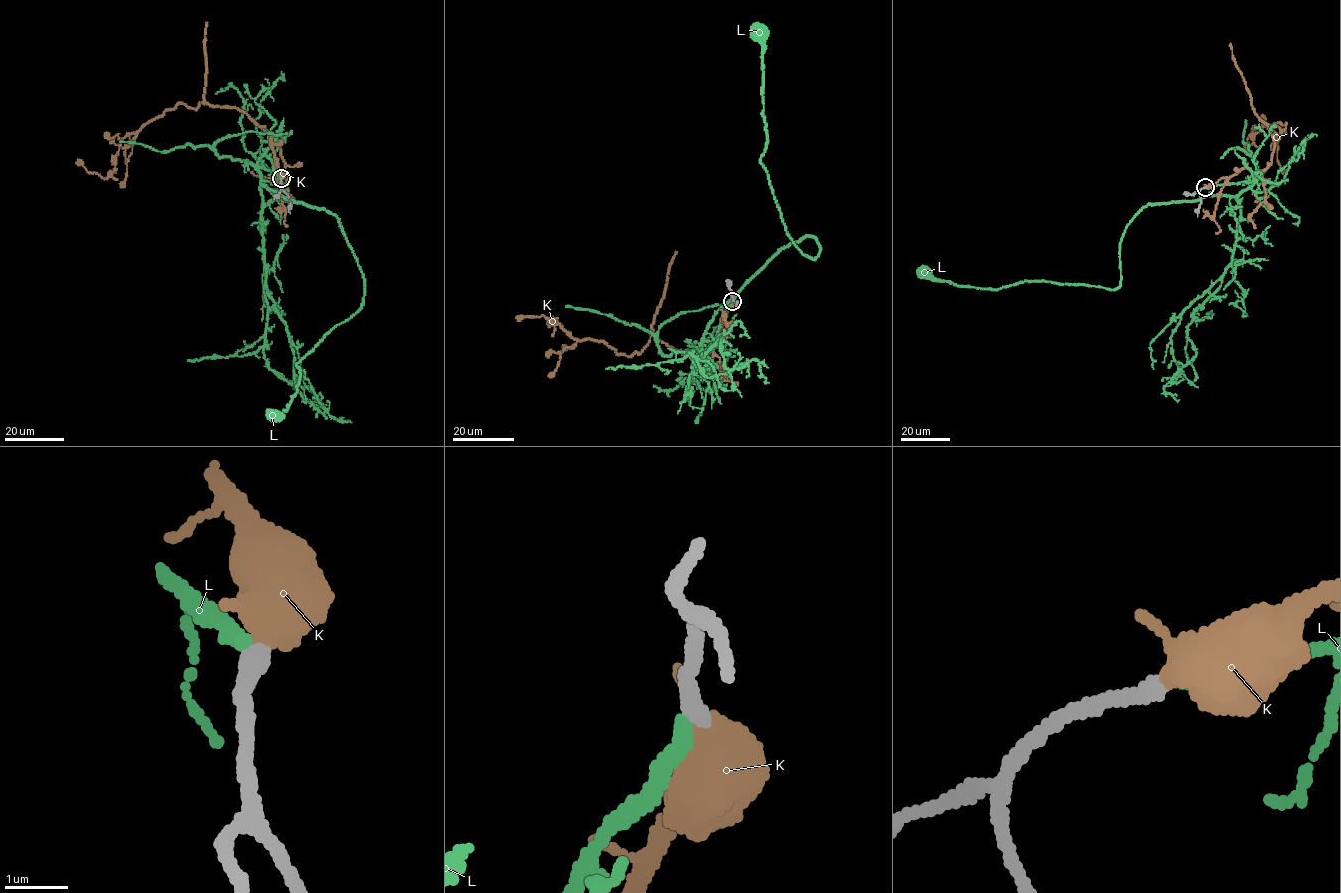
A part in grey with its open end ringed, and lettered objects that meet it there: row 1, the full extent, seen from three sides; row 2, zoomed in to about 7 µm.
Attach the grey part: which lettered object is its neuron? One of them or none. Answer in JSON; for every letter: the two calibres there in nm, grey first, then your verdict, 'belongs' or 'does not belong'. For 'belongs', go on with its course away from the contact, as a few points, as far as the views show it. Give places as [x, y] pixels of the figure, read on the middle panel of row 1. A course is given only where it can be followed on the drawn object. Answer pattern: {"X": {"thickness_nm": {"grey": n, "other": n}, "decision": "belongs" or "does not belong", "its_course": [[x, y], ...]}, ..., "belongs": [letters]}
{"K": {"thickness_nm": {"grey": 280, "other": 650}, "decision": "belongs", "its_course": [[732, 300], [712, 357], [701, 360], [653, 334], [639, 354], [620, 354], [544, 316], [517, 318]]}, "L": {"thickness_nm": {"grey": 280, "other": 240}, "decision": "does not belong"}, "belongs": ["K"]}

